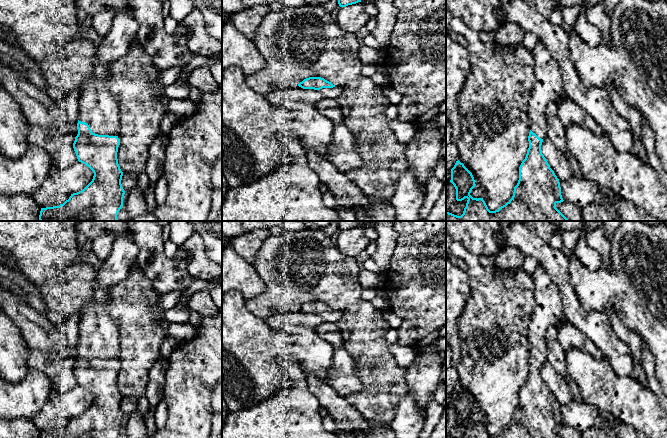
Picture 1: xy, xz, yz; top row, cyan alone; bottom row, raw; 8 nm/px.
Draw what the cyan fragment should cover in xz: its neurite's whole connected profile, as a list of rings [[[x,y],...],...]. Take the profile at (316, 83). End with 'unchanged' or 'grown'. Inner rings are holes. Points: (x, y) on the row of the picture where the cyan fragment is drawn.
[[[309,77],[298,84],[303,89],[318,90],[325,98],[336,99],[343,91],[340,86],[335,86],[331,82],[321,77]]]; grown

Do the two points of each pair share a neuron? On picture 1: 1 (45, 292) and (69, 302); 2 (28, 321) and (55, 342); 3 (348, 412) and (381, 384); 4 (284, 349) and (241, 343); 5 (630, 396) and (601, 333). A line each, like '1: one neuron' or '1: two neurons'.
1: one neuron
2: one neuron
3: two neurons
4: one neuron
5: two neurons

